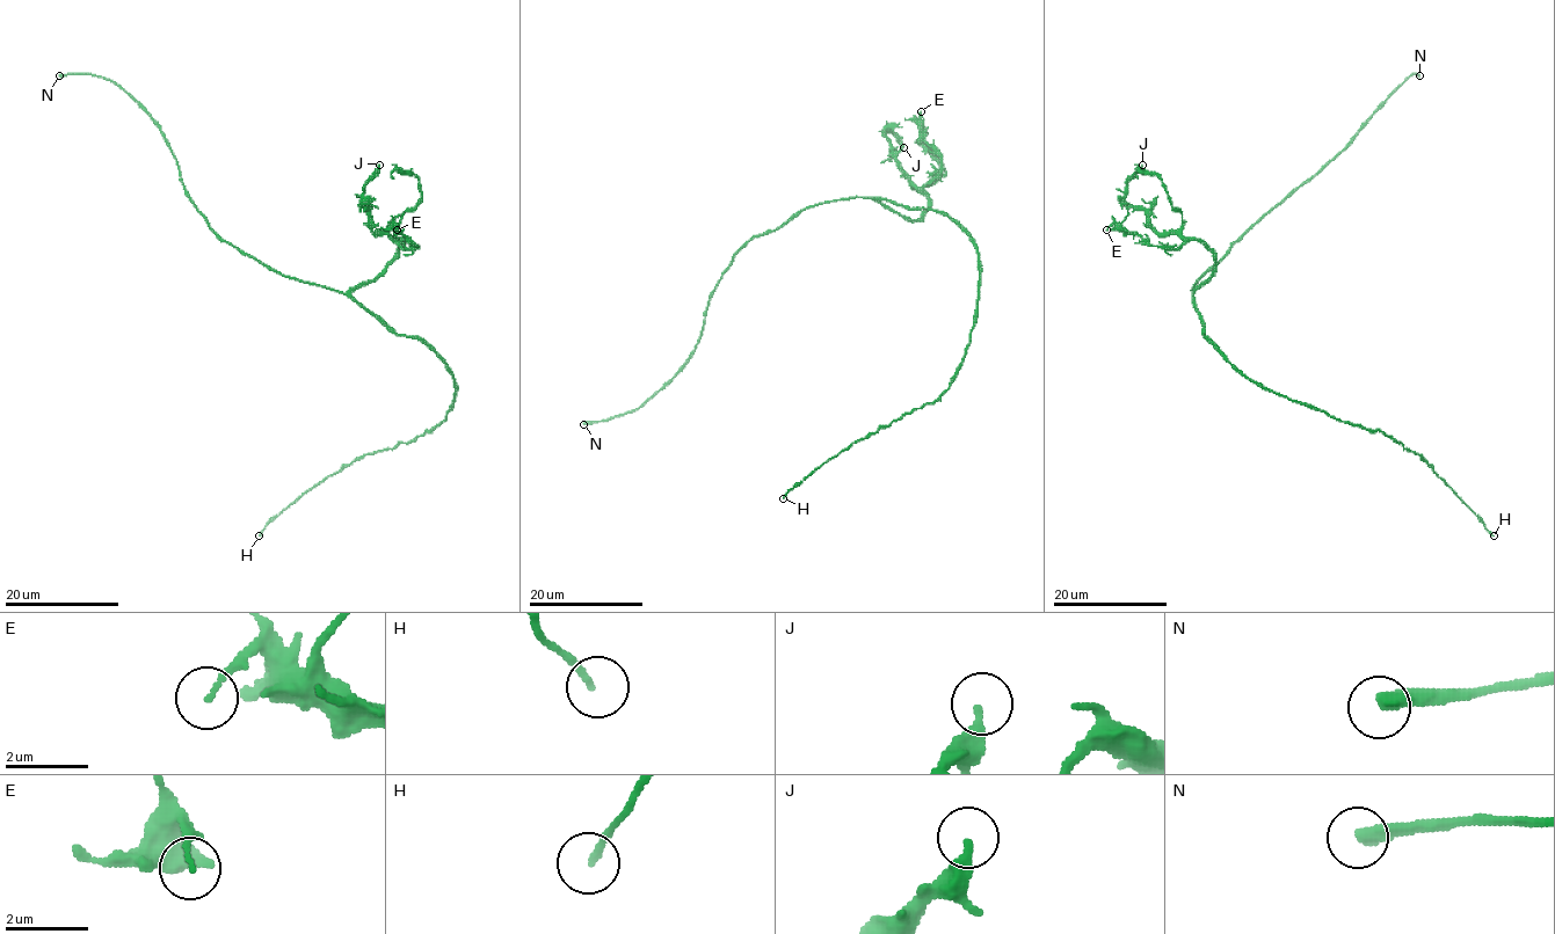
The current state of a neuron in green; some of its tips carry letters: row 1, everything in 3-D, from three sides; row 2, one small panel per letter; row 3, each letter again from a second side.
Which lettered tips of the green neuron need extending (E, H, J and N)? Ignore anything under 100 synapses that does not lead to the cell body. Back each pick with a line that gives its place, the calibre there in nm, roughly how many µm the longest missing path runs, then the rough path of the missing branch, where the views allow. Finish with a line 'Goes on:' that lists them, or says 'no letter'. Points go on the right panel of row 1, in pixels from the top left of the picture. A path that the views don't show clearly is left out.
N: Place: (1419, 75). Thickness 360 nm. Missing length about 140 µm. Course of what is missing: (1419, 75), (1407, 115), (1292, 247), (1199, 386), (1210, 349), (1168, 307), (1148, 305), (1170, 313), (1182, 300)
Goes on: N

